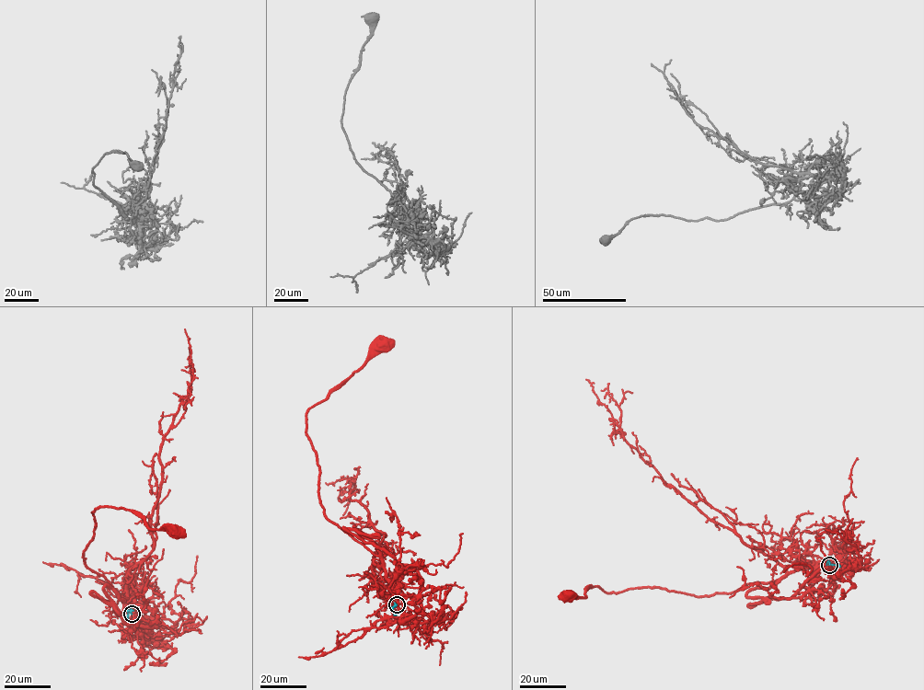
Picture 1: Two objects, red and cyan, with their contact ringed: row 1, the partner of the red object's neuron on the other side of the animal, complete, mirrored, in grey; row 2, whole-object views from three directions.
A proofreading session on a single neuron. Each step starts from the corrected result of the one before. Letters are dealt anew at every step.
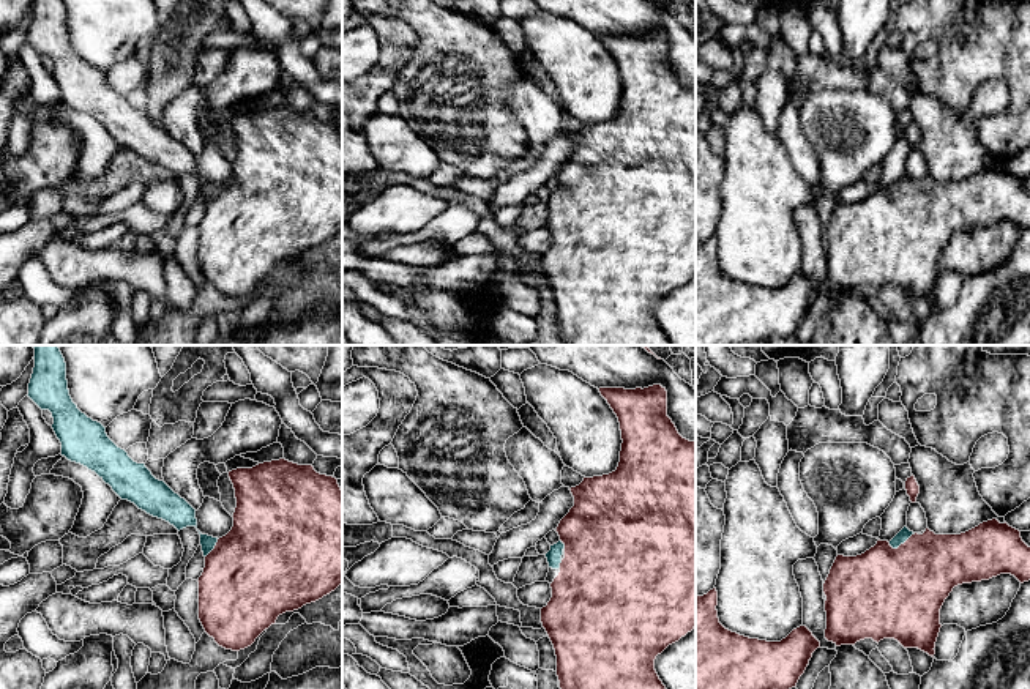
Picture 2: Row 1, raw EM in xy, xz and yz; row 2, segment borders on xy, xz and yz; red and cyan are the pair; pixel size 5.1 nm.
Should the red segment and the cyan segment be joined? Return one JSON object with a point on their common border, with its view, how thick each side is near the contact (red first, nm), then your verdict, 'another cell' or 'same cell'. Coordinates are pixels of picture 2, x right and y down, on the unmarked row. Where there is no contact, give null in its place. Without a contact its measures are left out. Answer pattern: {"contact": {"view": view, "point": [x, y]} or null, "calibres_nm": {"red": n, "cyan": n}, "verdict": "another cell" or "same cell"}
{"contact": {"view": "yz", "point": [901, 191]}, "calibres_nm": {"red": 460, "cyan": 60}, "verdict": "same cell"}

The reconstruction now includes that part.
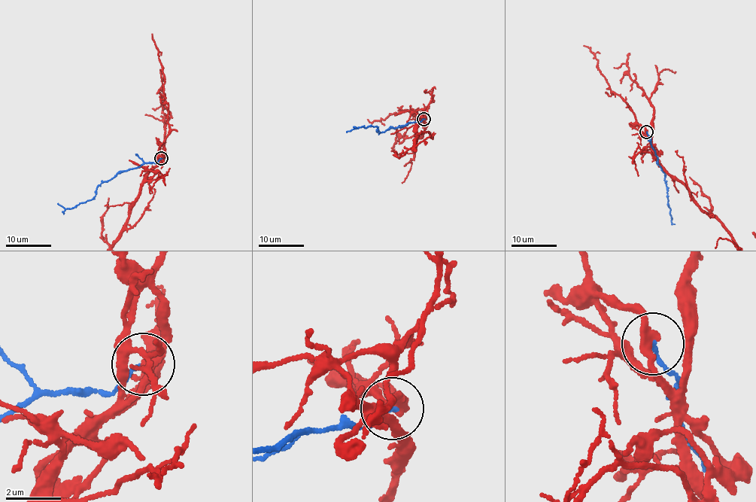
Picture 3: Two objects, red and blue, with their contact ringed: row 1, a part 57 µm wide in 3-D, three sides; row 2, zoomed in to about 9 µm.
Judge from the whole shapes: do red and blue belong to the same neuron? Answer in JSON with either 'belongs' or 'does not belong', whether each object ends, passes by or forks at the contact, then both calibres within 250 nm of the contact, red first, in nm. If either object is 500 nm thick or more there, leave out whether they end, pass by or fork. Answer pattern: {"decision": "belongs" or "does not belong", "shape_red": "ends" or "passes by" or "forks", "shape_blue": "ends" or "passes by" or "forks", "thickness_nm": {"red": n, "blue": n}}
{"decision": "does not belong", "shape_red": "passes by", "shape_blue": "ends", "thickness_nm": {"red": 320, "blue": 150}}

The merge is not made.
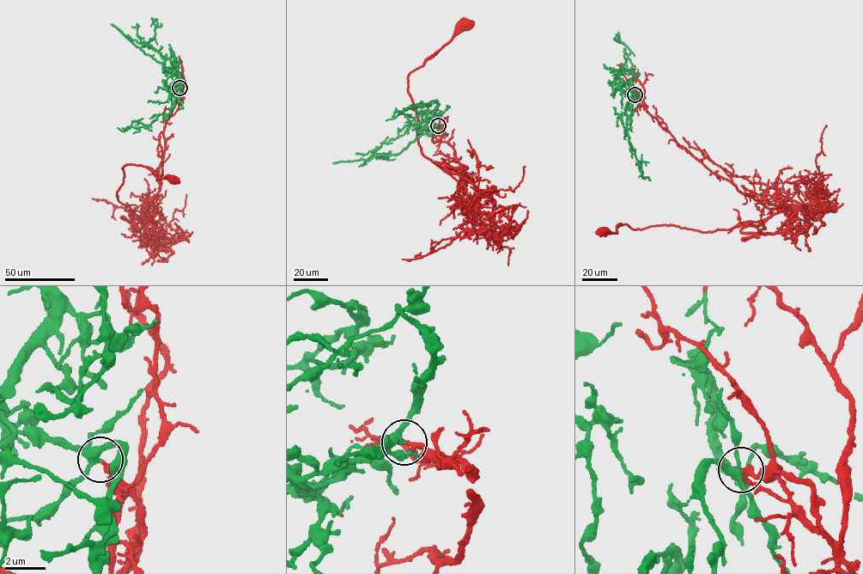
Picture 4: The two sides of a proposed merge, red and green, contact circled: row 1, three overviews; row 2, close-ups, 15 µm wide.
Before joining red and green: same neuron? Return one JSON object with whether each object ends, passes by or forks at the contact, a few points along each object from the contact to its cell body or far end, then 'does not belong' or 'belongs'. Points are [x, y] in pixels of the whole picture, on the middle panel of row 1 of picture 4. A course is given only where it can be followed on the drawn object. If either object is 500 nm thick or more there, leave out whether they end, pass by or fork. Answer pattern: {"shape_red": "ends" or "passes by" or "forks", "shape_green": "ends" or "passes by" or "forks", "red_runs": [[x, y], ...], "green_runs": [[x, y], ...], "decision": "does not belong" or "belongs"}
{"shape_red": "ends", "shape_green": "forks", "red_runs": [[438, 125], [440, 139], [467, 168], [459, 183], [463, 191], [463, 185], [422, 154], [408, 78], [465, 25]], "green_runs": [[438, 125], [427, 130], [398, 153], [377, 155], [385, 156], [387, 159], [379, 154], [379, 159]], "decision": "does not belong"}

